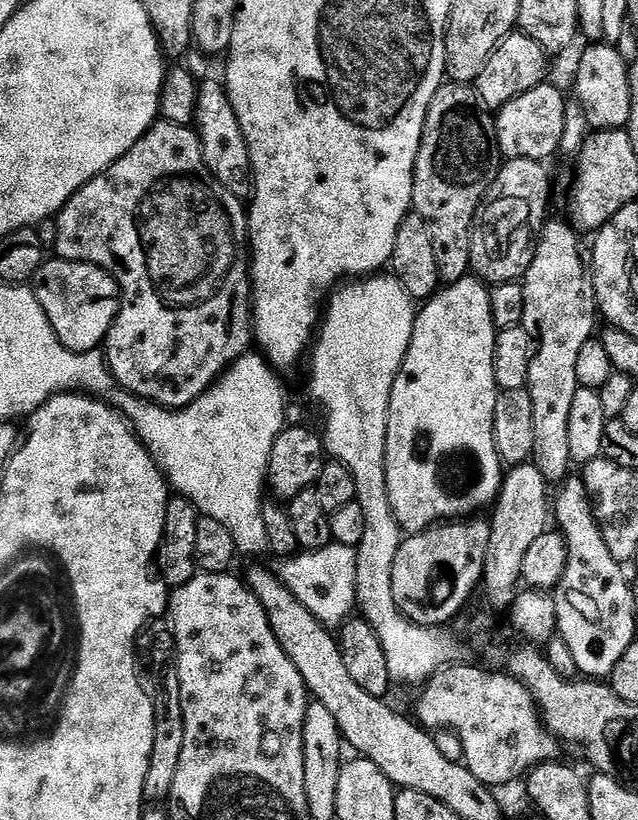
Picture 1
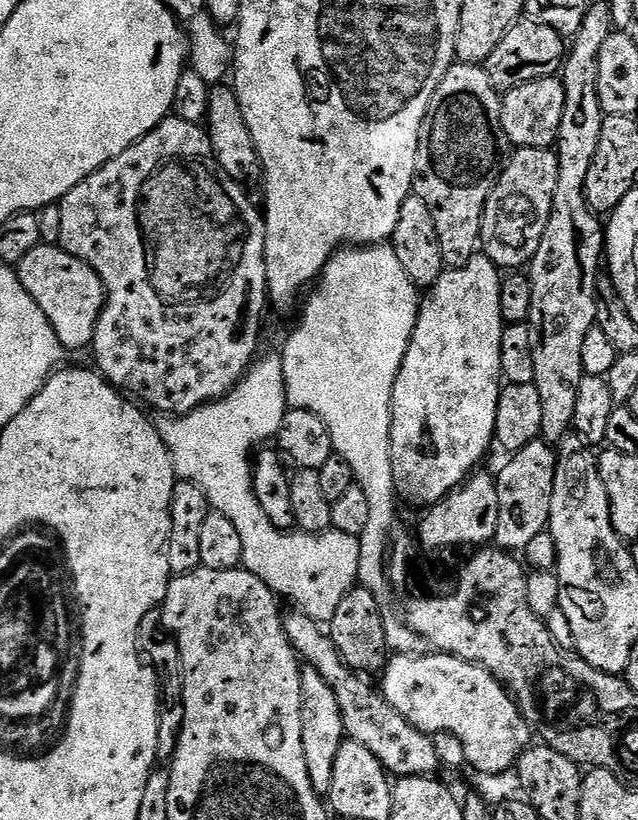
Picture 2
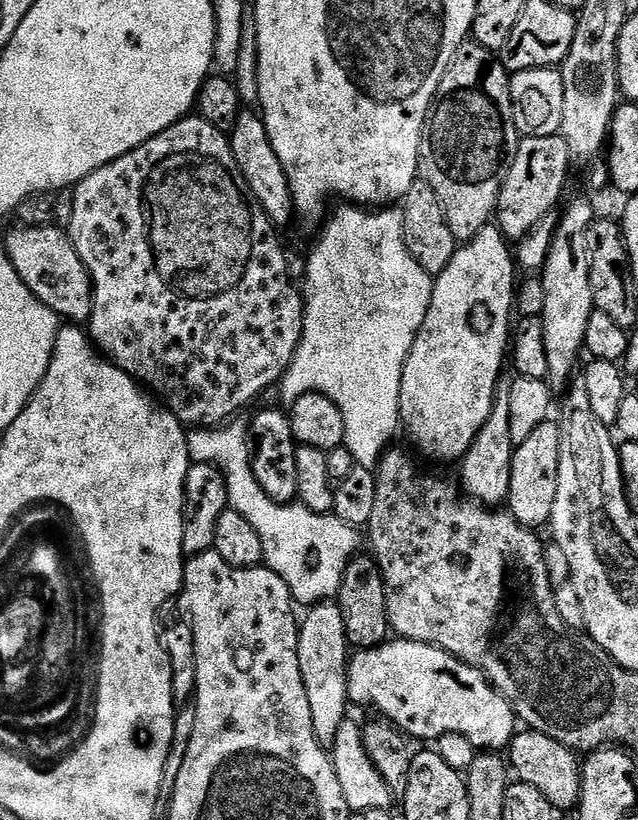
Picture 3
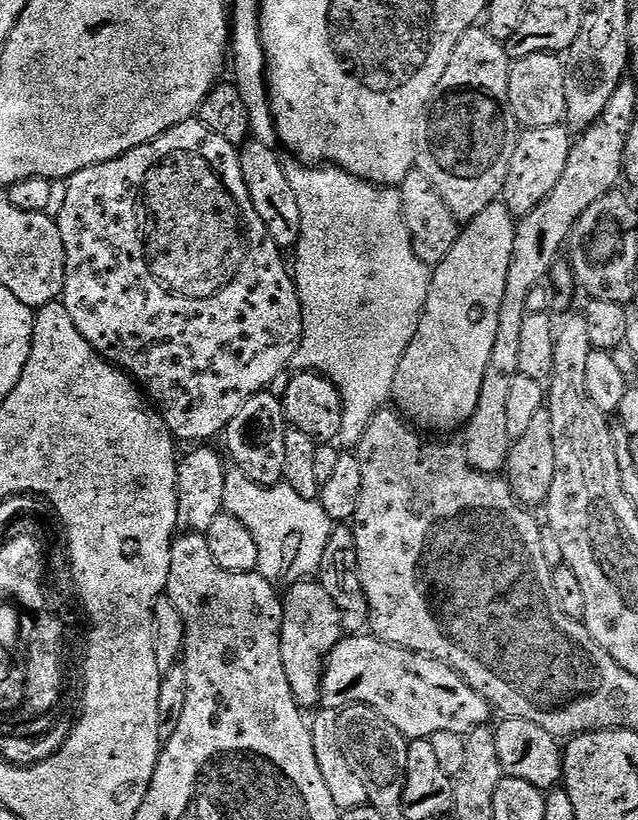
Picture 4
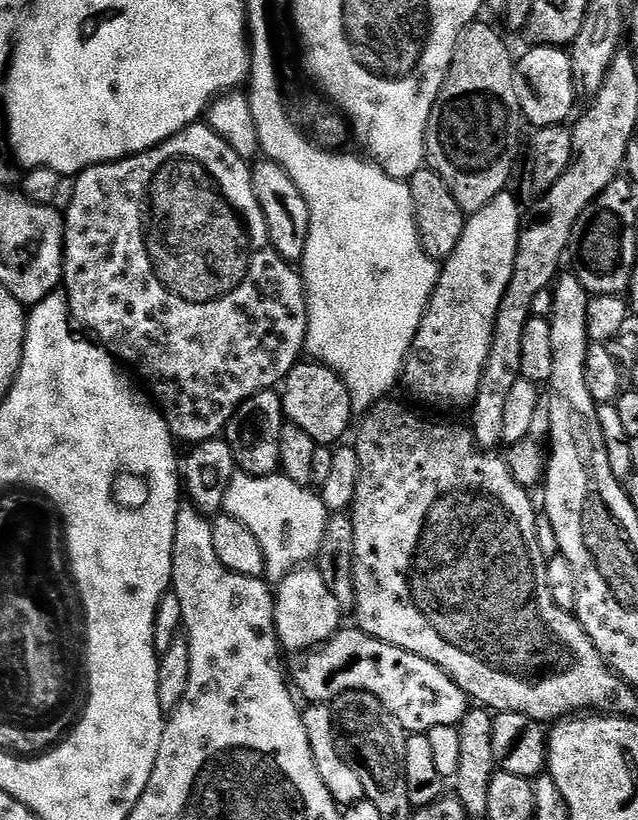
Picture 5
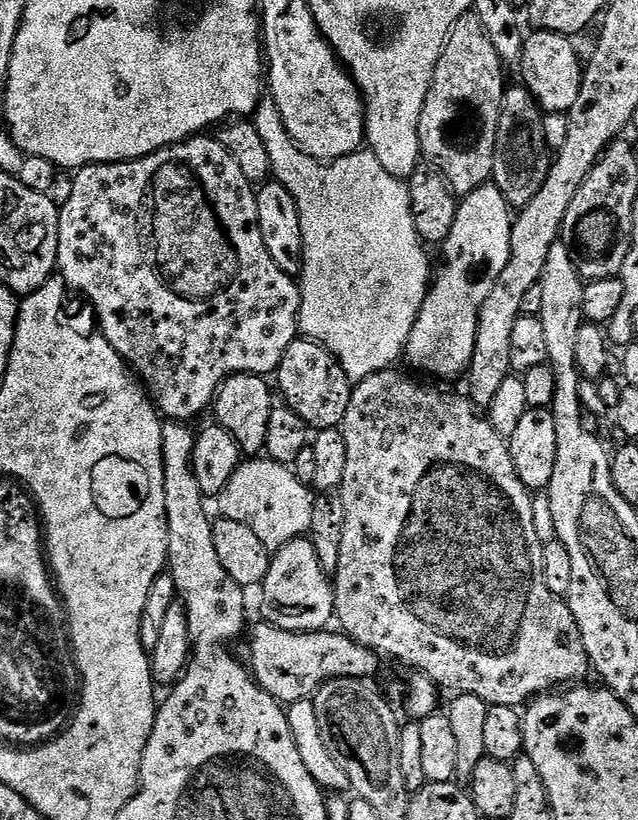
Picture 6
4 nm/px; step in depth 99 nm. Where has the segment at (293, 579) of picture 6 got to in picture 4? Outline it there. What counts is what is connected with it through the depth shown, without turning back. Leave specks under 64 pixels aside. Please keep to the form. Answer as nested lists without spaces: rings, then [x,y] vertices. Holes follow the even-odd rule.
[[[298,582],[292,593],[283,601],[282,664],[290,682],[290,690],[301,709],[315,709],[320,704],[320,681],[324,678],[326,657],[335,650],[342,639],[342,625],[338,606],[322,590],[319,582]]]

